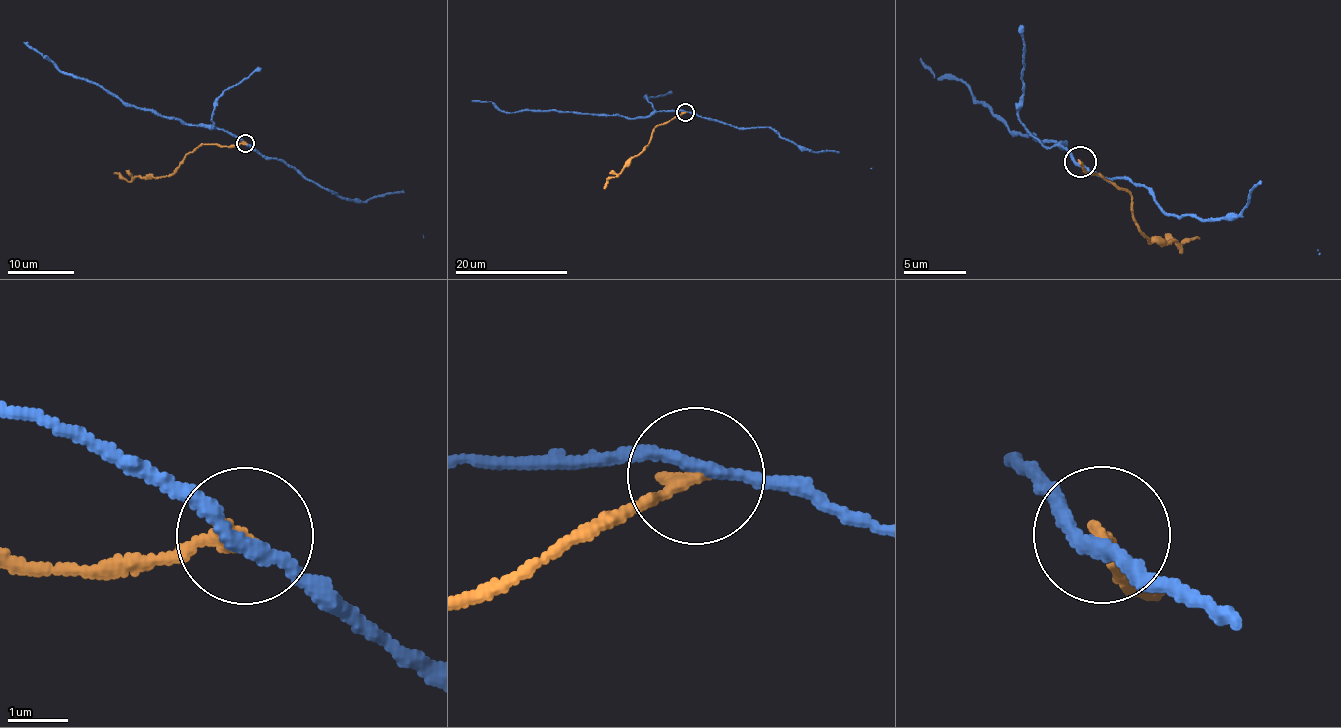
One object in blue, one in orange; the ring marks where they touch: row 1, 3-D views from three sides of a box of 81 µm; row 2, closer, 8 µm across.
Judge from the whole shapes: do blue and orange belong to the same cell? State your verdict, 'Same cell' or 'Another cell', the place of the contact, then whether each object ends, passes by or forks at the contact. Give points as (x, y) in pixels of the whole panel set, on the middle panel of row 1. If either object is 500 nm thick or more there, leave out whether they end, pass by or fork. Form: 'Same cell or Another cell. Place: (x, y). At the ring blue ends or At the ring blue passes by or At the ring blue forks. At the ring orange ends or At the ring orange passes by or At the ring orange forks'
Another cell. Place: (685, 112). At the ring blue passes by. At the ring orange ends

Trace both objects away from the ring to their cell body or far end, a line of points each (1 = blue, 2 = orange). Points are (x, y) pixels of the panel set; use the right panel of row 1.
1: (1078, 161), (1065, 146), (1058, 149), (1064, 144), (1014, 136), (972, 100), (969, 88), (933, 76), (919, 59)
2: (1081, 161), (1084, 172), (1129, 193), (1130, 210), (1148, 241), (1175, 241), (1179, 253), (1198, 238)

